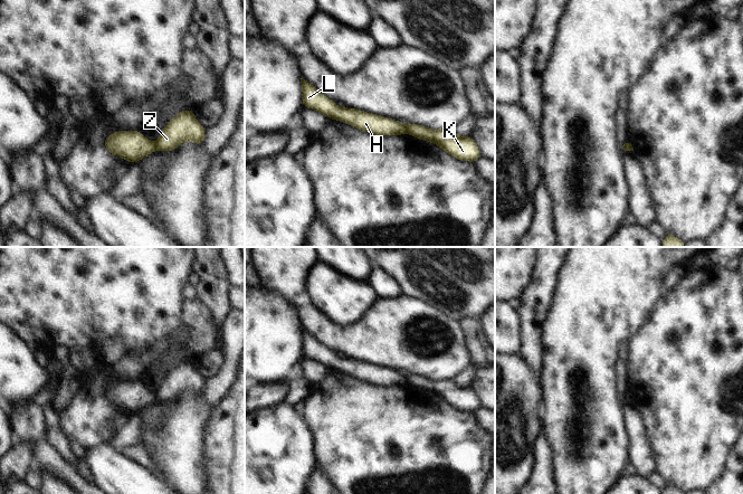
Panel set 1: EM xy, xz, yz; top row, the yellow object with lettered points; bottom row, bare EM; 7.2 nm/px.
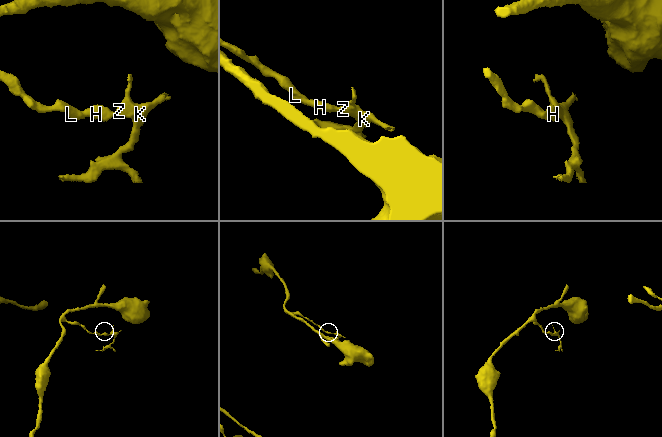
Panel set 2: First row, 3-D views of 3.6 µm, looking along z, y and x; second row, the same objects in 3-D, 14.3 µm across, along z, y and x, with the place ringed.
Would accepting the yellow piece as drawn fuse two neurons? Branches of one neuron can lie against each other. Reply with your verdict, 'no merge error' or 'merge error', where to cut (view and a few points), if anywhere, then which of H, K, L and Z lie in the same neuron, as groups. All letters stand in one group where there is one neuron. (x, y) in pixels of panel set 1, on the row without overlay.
merge error | xz (405, 374), (407, 382) | H L / K Z

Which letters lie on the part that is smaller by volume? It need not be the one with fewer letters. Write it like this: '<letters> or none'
K, Z

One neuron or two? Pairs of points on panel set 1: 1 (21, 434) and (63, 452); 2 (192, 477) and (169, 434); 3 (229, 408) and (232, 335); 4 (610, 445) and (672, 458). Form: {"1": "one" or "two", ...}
{"1": "two", "2": "one", "3": "two", "4": "two"}

